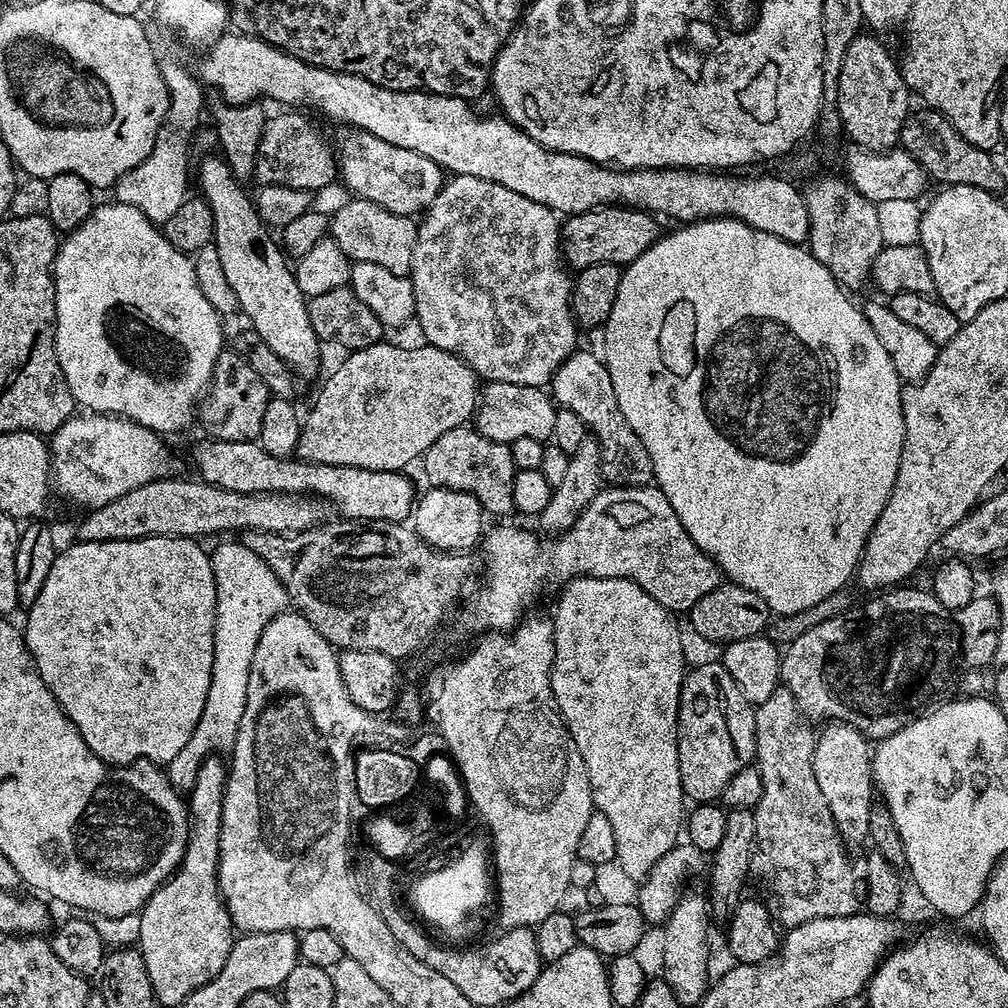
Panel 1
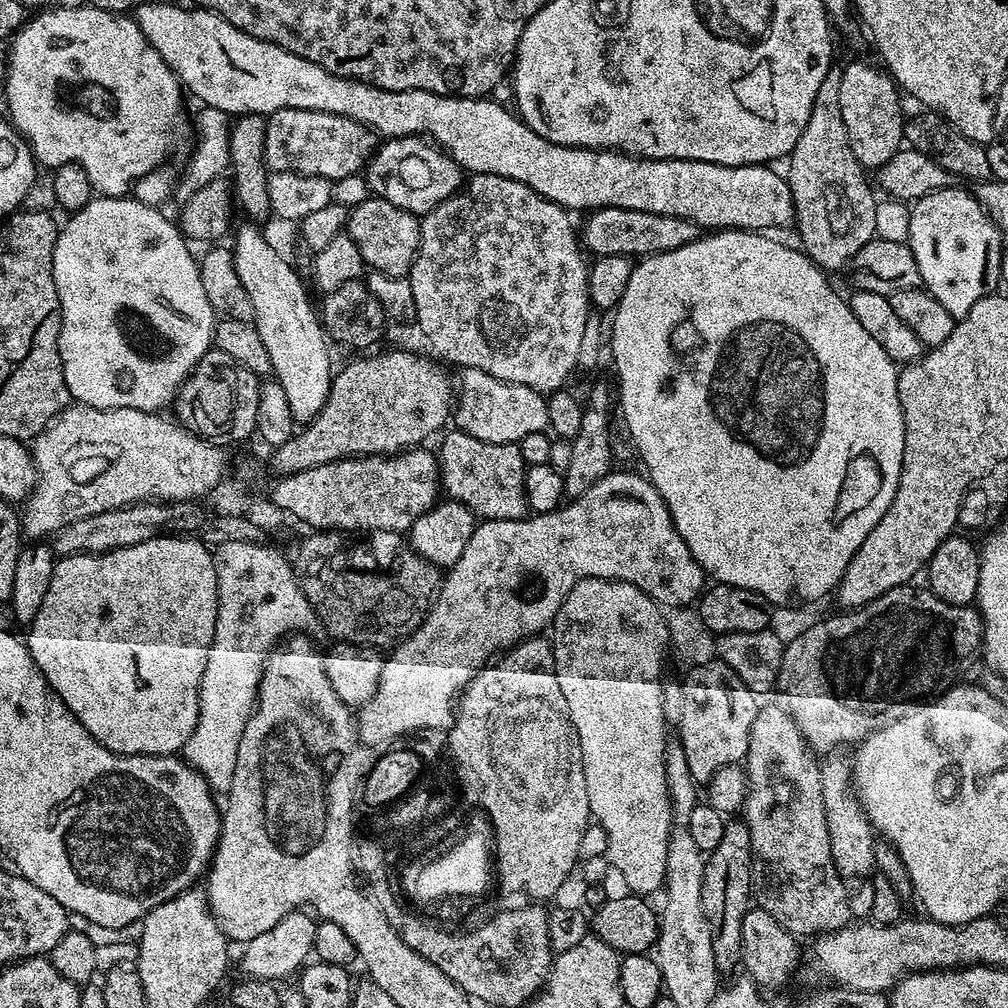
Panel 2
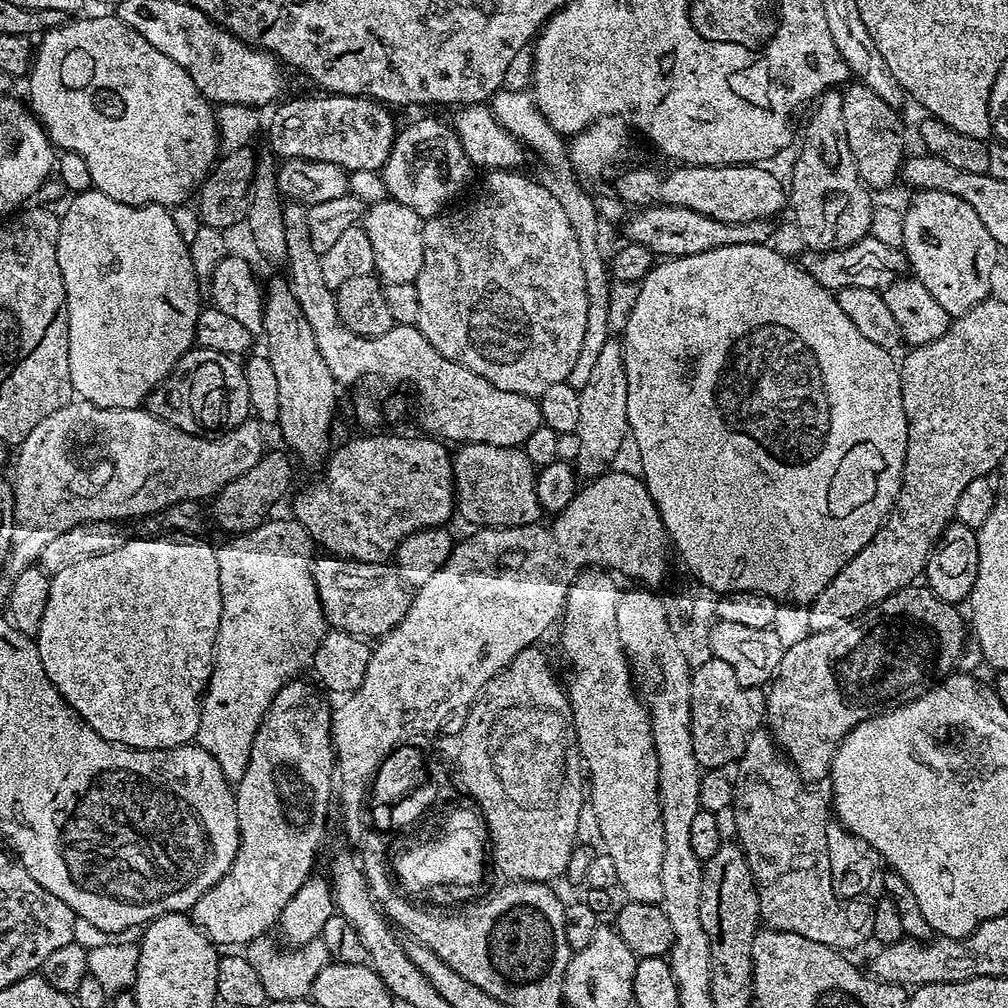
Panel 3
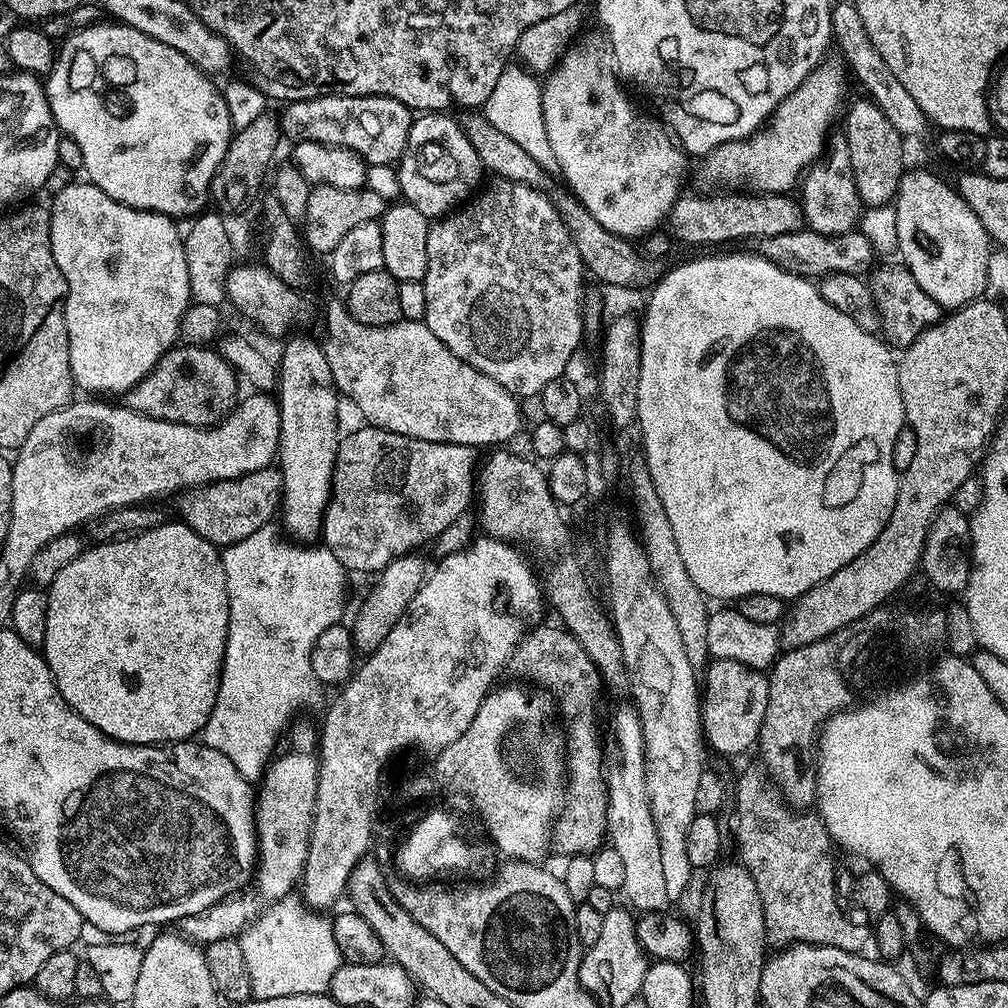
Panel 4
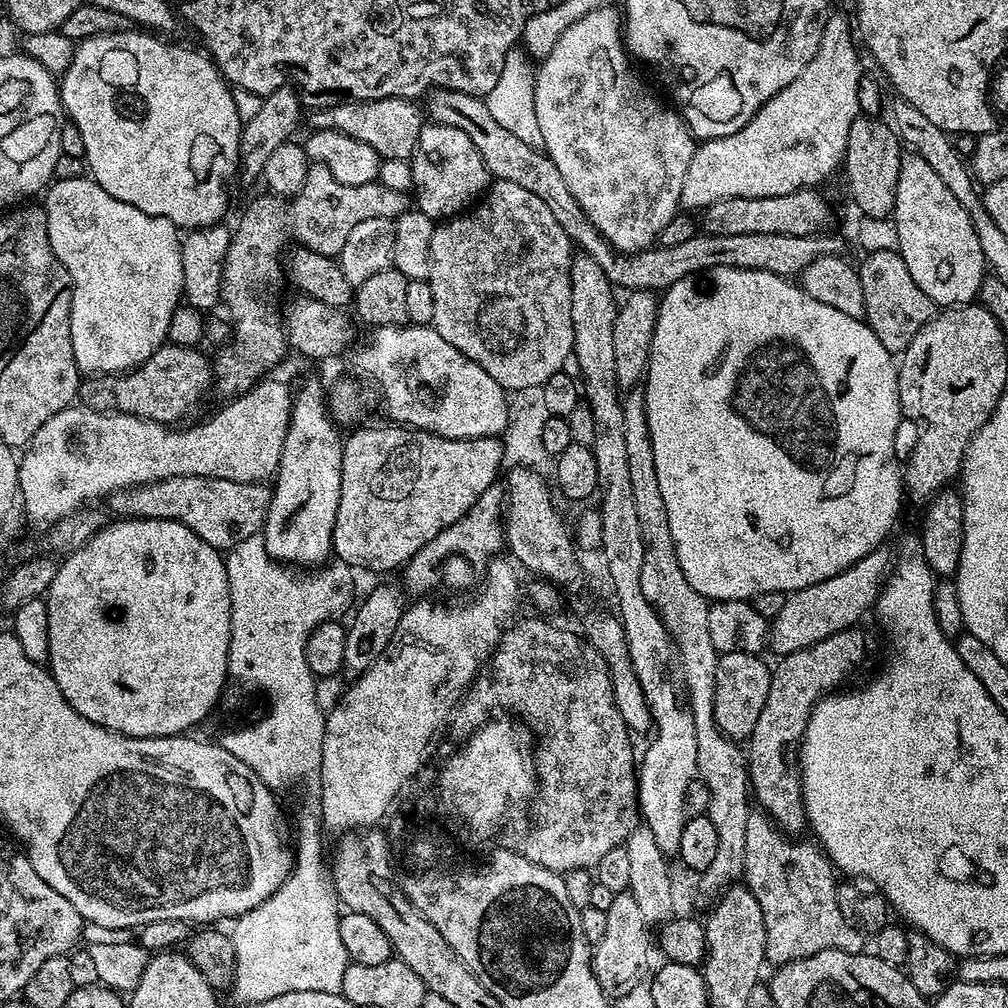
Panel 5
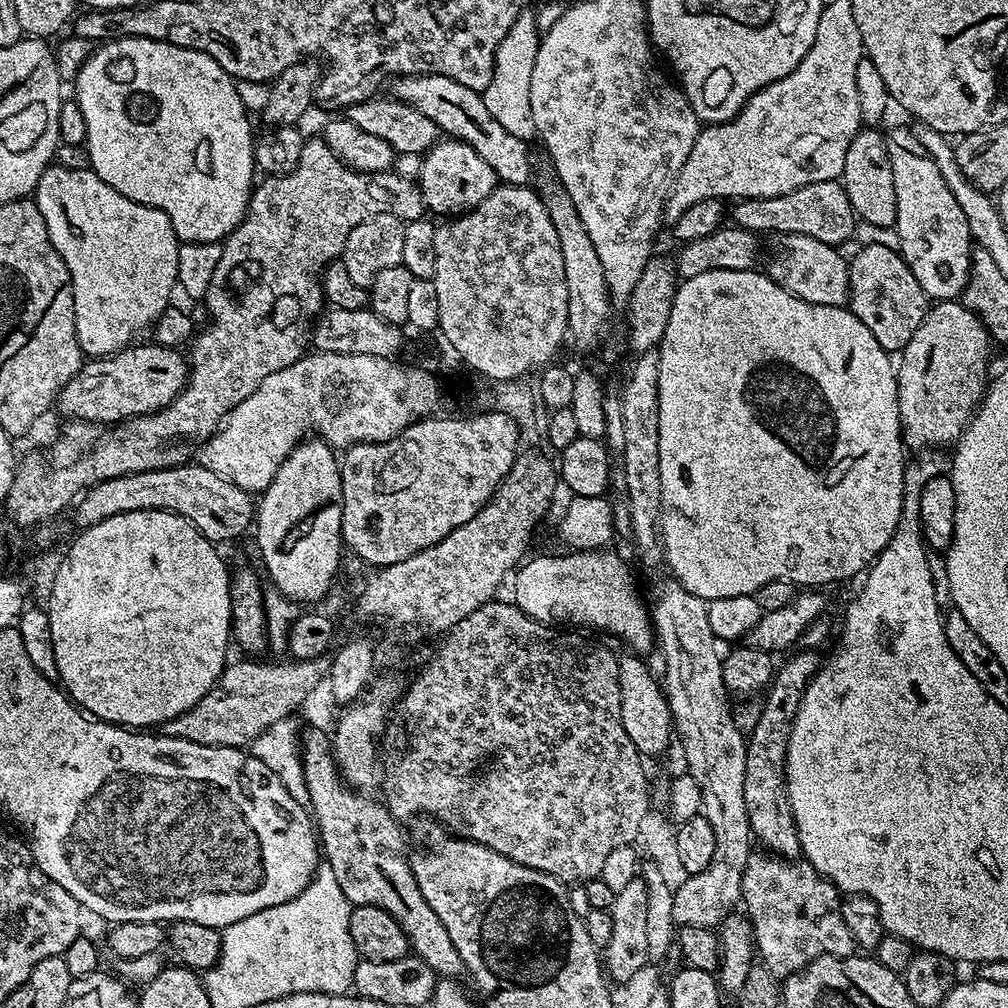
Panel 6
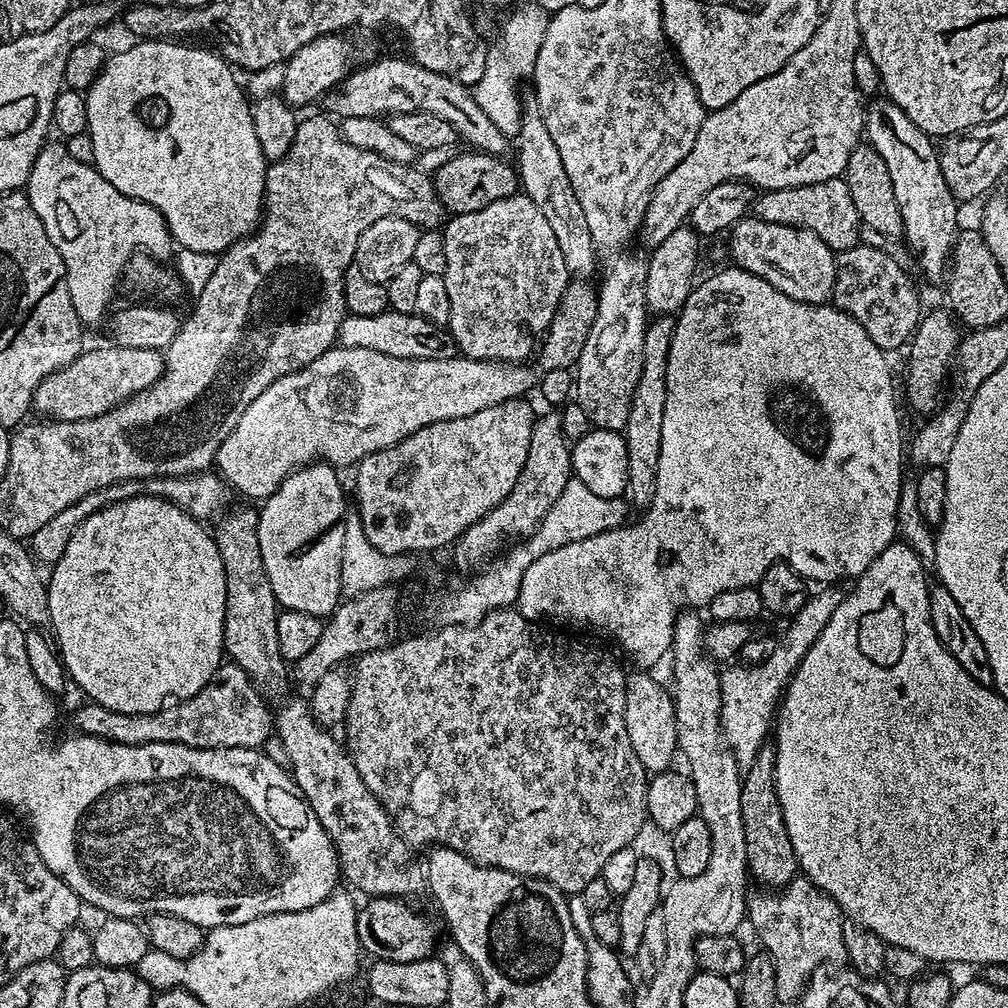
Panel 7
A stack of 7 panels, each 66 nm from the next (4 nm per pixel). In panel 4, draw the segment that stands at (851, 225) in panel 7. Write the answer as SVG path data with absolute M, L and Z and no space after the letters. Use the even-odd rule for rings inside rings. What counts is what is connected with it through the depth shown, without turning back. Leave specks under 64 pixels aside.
M687 194L681 195L674 202L674 206L668 210L668 219L666 221L667 231L670 233L673 241L679 242L680 240L684 244L693 244L696 248L704 248L700 250L708 250L711 244L728 244L724 246L732 246L735 240L753 240L753 242L759 242L766 238L775 238L778 234L786 234L787 232L798 232L805 227L804 212L801 208L801 201L788 194L752 194L752 197L748 196L687 196Z

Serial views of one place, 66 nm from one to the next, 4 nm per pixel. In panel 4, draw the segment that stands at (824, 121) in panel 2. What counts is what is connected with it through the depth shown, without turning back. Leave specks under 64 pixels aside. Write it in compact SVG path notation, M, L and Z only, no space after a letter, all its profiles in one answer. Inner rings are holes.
M842 132L829 135L825 153L804 174L800 184L801 190L800 201L804 221L811 231L824 236L837 236L853 231L859 225L864 205L857 192L853 168L850 166L849 144Z

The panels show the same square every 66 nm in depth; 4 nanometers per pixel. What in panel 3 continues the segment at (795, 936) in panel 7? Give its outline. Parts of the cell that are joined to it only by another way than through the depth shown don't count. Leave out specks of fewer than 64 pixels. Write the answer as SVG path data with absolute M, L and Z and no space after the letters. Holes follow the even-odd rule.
M767 727L756 728L746 742L746 750L734 765L734 799L730 816L736 819L735 839L746 854L760 899L760 919L767 927L779 932L802 934L802 938L810 938L810 942L822 942L837 950L849 950L859 942L860 936L852 929L840 905L843 904L841 897L836 895L832 885L832 863L830 854L826 854L826 826L830 823L830 808L812 788L815 787L806 783L780 751Z

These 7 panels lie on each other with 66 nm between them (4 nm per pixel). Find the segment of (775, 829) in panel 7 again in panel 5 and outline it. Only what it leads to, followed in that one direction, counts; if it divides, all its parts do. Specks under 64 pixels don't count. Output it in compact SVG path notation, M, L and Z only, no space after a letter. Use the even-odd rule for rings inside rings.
M853 626L806 650L783 657L780 665L772 668L770 694L766 694L766 706L754 722L754 730L746 741L746 763L751 795L772 823L785 834L805 831L808 815L804 809L804 795L800 781L800 744L814 706L824 696L835 693L836 688L856 668L864 656L864 636L859 627Z

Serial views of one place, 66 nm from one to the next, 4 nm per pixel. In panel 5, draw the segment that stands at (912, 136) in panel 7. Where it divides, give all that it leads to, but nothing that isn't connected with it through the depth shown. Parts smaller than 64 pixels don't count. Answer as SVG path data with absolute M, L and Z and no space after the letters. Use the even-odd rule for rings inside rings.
M904 154L900 157L898 170L898 190L894 213L898 230L898 251L910 270L910 278L929 296L936 306L959 306L973 303L979 297L980 285L986 279L986 261L979 245L978 234L970 215L958 204L948 186L938 178L937 171L917 154Z

